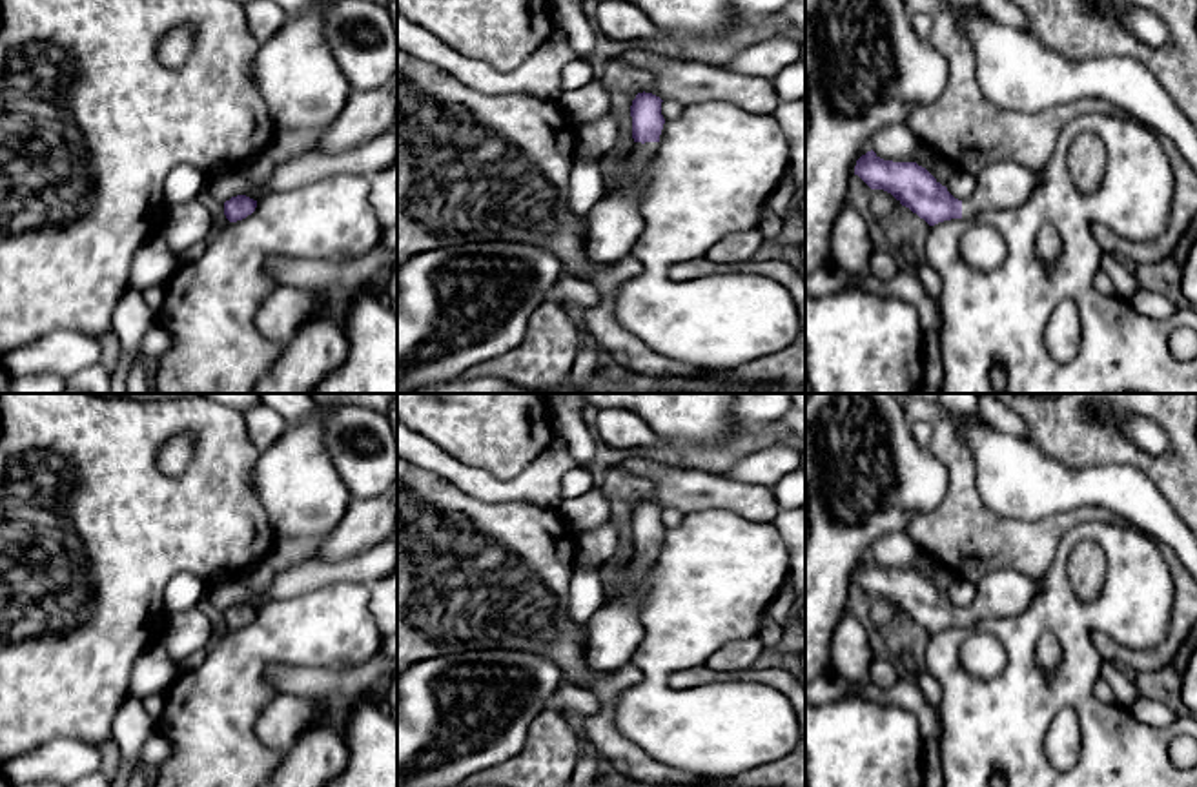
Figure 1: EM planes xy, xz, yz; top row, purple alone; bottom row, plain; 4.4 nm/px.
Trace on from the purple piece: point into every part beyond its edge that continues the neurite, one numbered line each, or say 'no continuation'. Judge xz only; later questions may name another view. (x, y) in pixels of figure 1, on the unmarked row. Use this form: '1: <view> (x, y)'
1: xz (642, 563)

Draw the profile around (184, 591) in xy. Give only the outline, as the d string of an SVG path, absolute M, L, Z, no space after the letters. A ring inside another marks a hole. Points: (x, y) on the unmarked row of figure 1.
M182 572L171 577L164 590L166 614L173 616L195 608L206 596L206 585L193 574Z

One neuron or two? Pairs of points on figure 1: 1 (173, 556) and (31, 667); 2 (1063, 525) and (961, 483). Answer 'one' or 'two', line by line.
1: one
2: one

